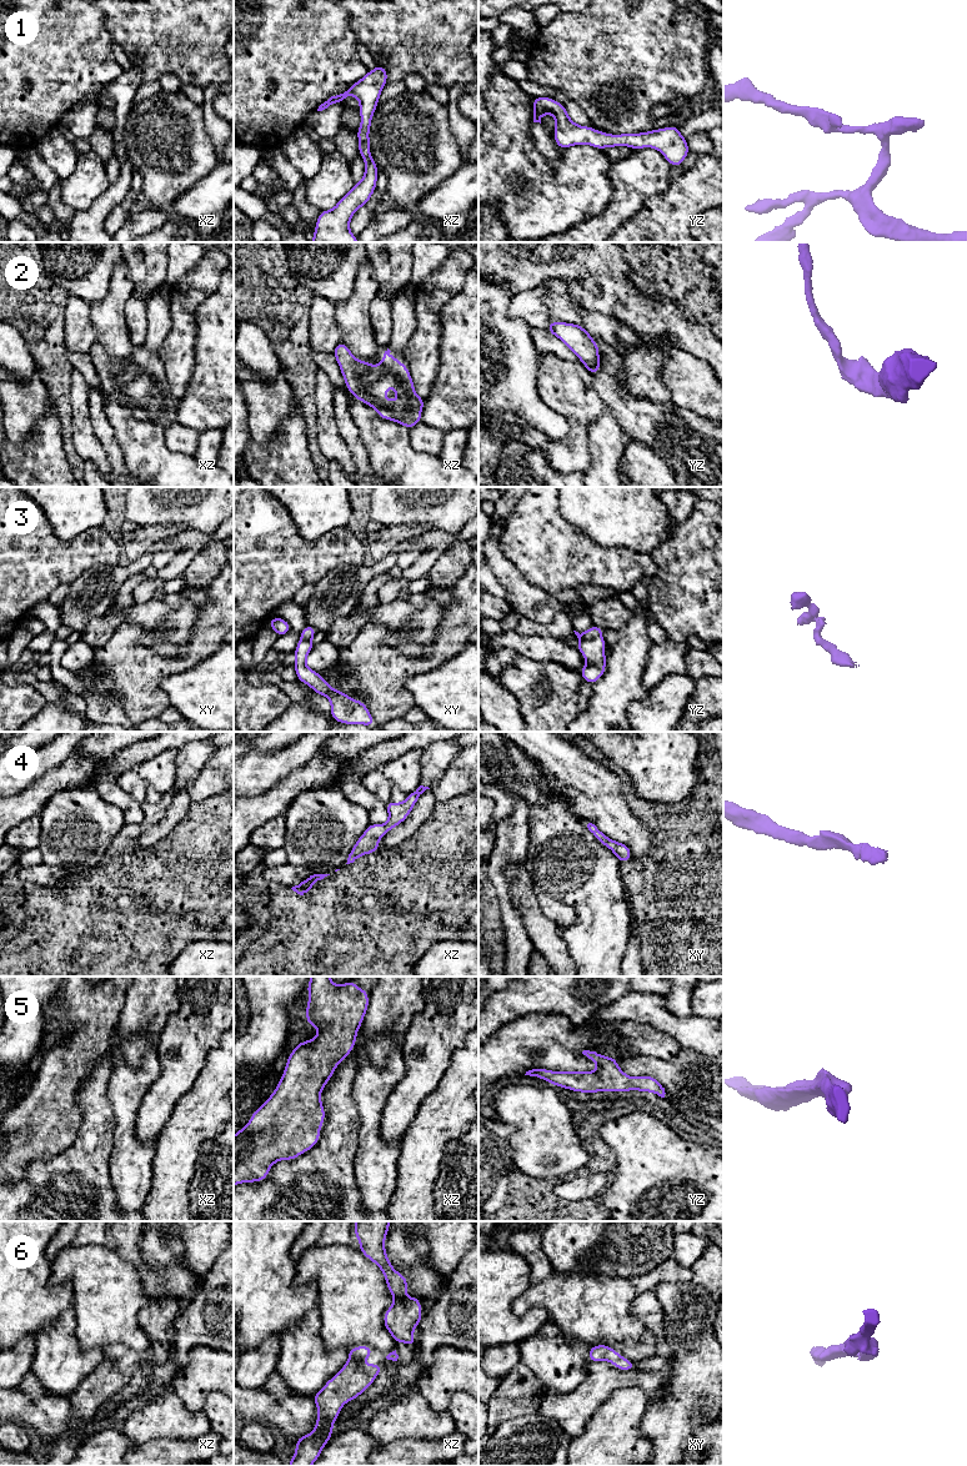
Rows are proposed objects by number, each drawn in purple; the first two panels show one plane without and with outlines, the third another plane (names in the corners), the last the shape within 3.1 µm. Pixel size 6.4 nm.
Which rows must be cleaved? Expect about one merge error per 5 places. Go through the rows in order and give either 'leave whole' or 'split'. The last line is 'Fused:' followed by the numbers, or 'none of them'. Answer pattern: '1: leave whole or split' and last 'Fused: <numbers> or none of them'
1: leave whole
2: leave whole
3: split
4: leave whole
5: leave whole
6: leave whole
Fused: 3

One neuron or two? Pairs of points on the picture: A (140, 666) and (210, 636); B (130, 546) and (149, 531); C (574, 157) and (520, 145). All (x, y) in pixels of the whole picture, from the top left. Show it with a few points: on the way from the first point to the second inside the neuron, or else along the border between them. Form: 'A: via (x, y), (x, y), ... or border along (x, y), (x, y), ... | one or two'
A: via (158, 666), (181, 663), (193, 653) | one
B: via (135, 543), (144, 536) | one
C: via (560, 165), (541, 166), (534, 159) | one

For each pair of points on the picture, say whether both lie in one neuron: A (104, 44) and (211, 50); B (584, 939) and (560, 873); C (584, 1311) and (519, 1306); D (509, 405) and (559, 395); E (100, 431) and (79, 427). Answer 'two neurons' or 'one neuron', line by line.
A: two neurons
B: one neuron
C: one neuron
D: two neurons
E: two neurons

